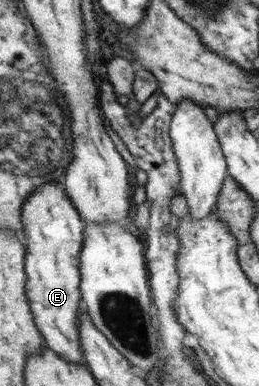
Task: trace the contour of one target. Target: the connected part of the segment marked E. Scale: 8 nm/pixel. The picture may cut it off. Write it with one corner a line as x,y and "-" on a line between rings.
45,182
39,187
23,207
23,225
28,235
26,271
28,276
28,300
32,305
32,314
36,326
40,330
43,341
49,349
56,351
64,360
75,365
86,365
86,360
80,346
80,333
78,328
78,313
82,307
80,289
81,249
83,249
84,229
86,222
73,205
66,189
57,182

